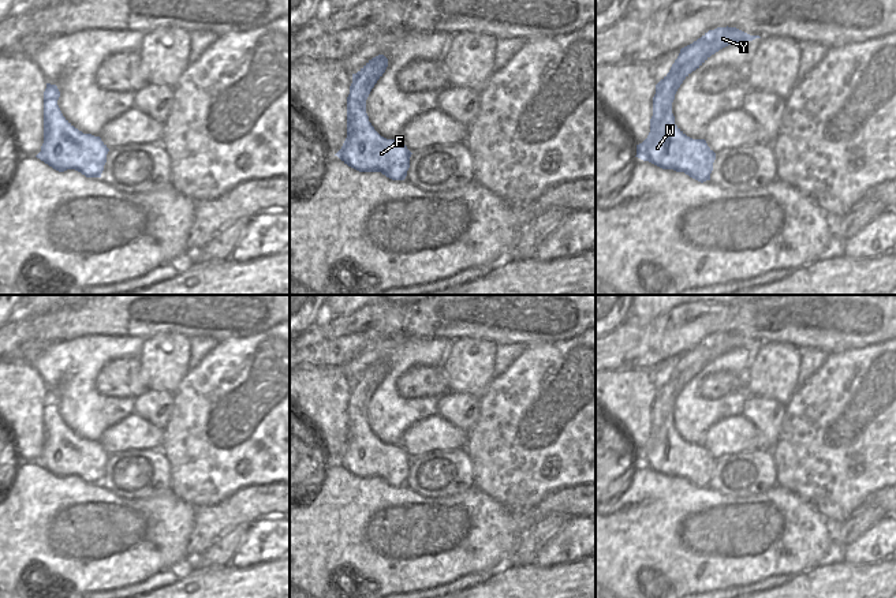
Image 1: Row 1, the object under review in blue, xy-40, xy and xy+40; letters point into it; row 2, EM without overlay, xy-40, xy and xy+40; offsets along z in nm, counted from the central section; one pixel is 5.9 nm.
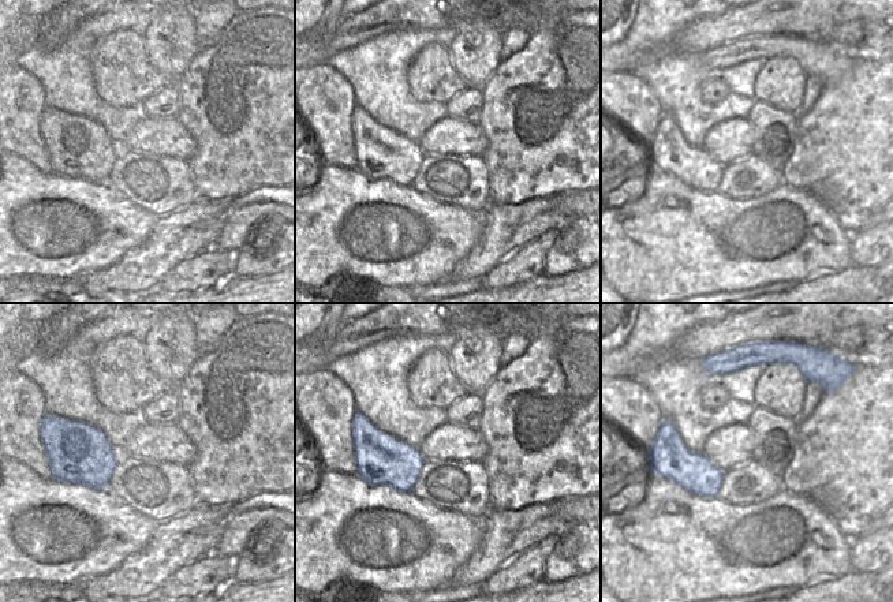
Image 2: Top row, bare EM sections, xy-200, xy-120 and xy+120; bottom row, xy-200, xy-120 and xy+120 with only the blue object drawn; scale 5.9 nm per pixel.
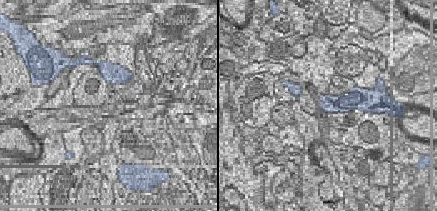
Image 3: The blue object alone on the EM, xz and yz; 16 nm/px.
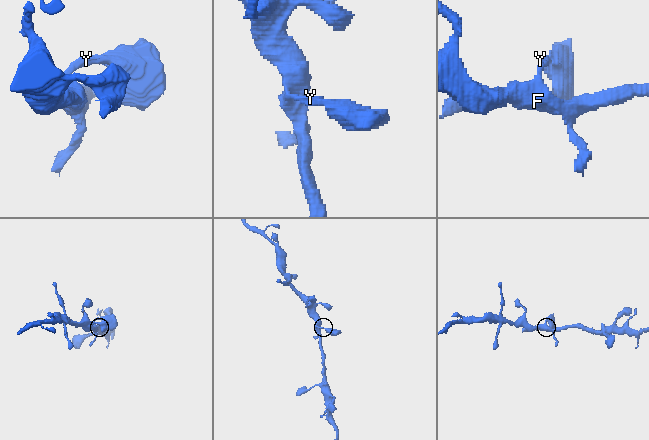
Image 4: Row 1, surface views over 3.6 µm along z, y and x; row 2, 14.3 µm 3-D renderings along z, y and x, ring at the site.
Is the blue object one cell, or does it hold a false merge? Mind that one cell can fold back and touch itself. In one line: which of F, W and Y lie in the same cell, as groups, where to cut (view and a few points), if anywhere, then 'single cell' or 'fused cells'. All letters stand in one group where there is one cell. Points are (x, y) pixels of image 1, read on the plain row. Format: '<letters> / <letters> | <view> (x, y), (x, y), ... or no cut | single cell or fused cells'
F W Y | no cut | single cell

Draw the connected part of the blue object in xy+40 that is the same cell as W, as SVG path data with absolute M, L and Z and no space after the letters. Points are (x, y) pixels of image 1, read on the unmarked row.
M727 332L709 336L682 354L669 378L656 390L650 438L642 449L636 451L635 463L662 475L684 478L701 489L710 486L716 459L705 445L692 445L675 430L672 408L683 386L712 360L731 350L755 344L761 343Z

